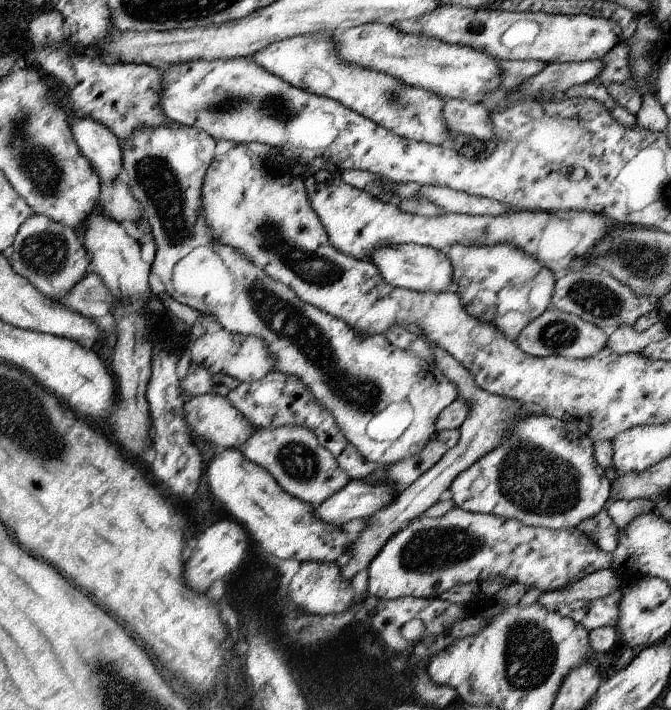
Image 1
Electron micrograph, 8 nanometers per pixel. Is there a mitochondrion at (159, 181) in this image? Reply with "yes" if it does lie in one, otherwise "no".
yes

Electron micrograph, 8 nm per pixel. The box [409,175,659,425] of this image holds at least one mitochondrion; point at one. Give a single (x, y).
(595, 297)

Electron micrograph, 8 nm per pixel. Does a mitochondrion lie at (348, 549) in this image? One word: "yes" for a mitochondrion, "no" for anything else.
no

